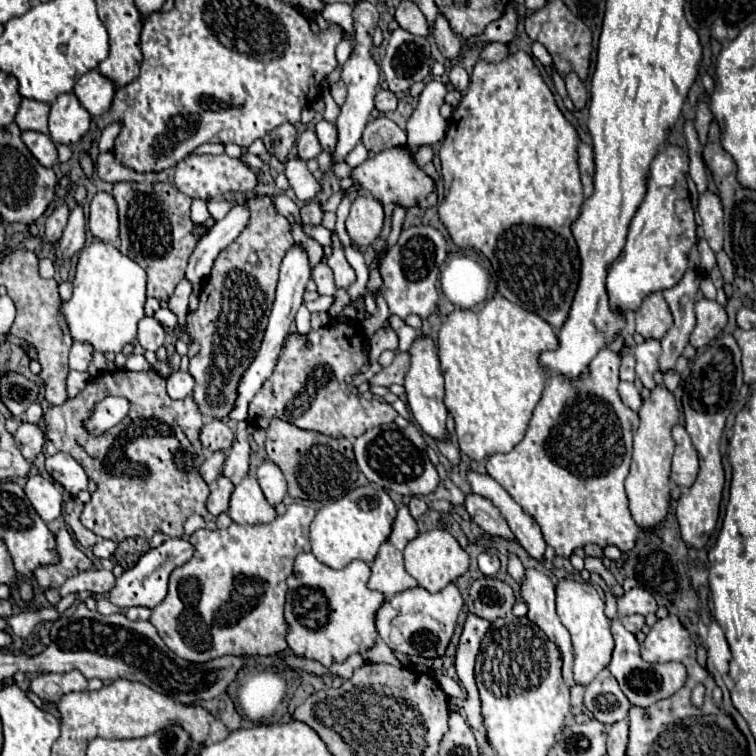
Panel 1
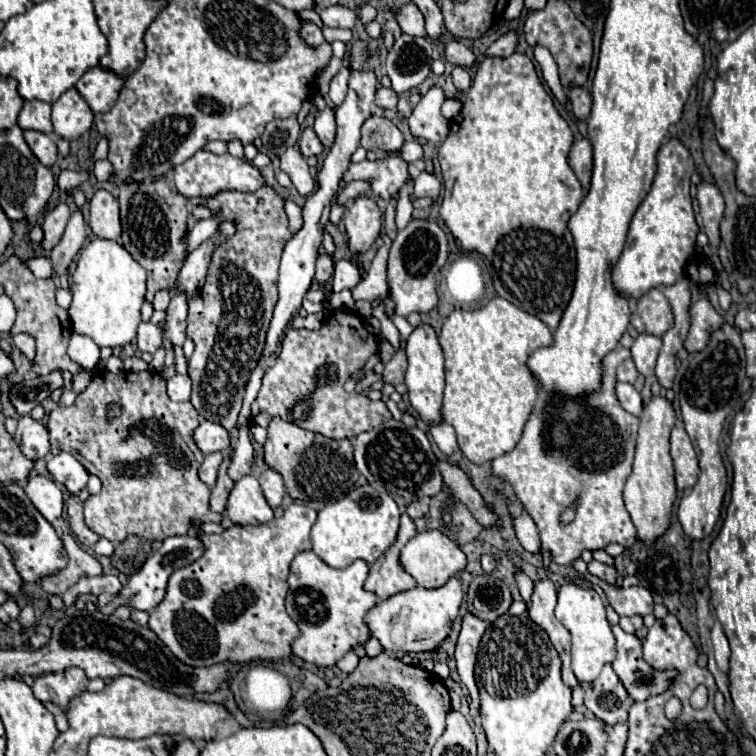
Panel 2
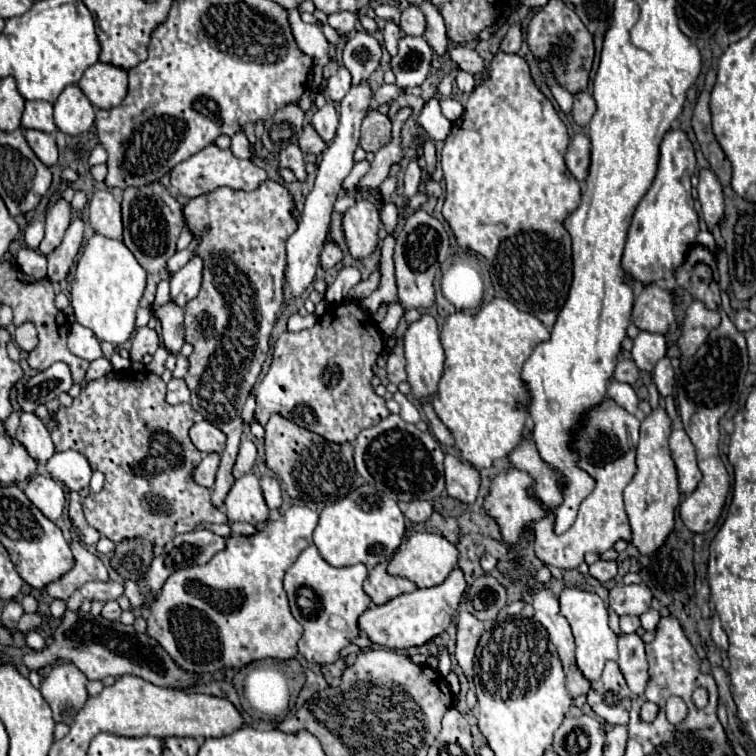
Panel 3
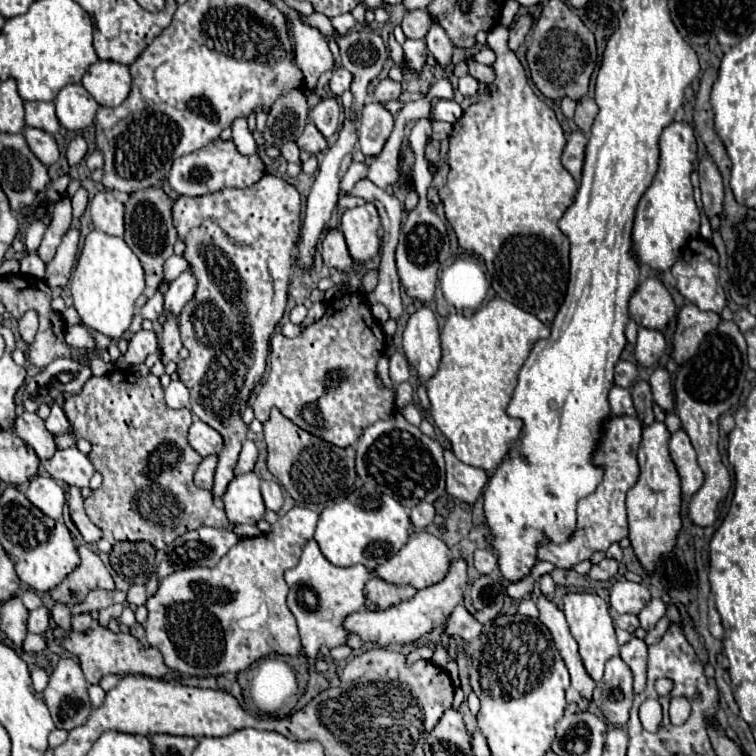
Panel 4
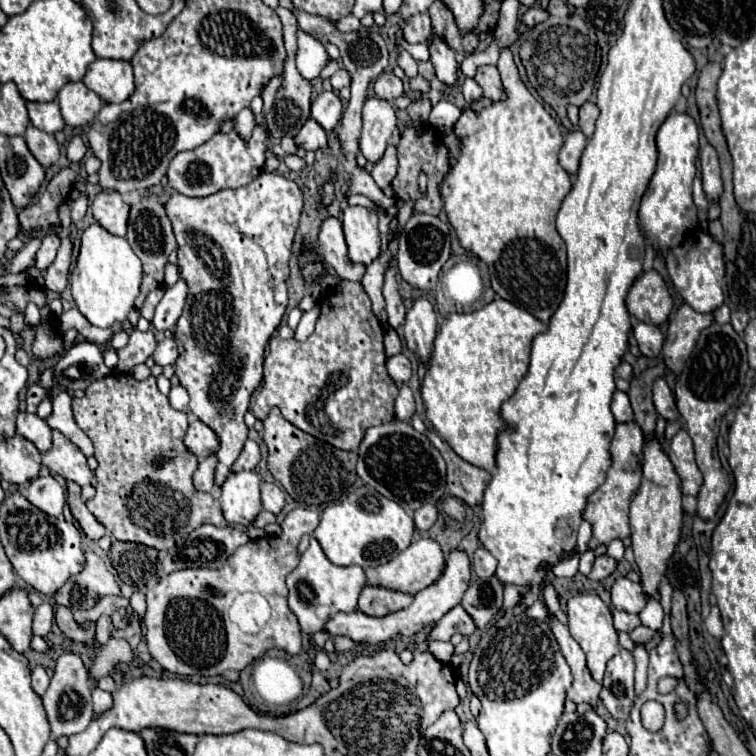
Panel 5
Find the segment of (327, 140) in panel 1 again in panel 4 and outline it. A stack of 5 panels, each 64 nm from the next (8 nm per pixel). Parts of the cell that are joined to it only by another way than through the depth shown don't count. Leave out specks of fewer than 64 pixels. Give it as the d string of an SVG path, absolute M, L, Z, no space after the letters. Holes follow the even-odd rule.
M322 98L312 110L310 120L324 138L332 138L340 128L340 104L336 98Z

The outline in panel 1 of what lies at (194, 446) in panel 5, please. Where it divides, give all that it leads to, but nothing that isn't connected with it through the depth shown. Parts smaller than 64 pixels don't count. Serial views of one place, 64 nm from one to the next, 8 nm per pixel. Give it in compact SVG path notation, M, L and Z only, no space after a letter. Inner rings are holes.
M214 420L214 422L210 422L202 428L200 440L202 440L202 446L210 448L212 452L216 452L216 450L226 452L226 450L230 450L230 446L234 442L234 434L232 434L232 430L228 428L226 422Z

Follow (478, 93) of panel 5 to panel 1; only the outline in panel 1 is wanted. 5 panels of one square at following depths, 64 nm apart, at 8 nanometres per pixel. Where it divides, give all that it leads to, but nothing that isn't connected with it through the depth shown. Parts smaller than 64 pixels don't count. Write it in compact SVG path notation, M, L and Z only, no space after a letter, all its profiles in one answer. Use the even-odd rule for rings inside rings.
M456 64L456 66L452 66L452 70L450 70L450 82L452 82L452 86L454 86L458 92L464 92L464 90L468 88L470 76L468 76L468 72L466 72L460 64Z

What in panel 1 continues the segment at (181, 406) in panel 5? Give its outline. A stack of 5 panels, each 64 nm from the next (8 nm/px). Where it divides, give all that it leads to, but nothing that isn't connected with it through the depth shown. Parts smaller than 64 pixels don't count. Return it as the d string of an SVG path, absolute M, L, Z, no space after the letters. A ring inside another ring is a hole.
M174 372L167 382L167 392L170 398L174 400L180 400L180 398L186 398L194 392L194 378L188 374L188 372Z

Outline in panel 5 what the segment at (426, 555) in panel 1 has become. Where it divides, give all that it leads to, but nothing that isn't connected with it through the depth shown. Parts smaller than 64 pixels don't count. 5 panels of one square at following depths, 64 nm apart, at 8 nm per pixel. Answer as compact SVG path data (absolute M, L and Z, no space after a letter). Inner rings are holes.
M418 538L406 550L402 550L394 560L390 560L388 564L368 568L366 576L368 576L368 584L416 594L416 592L424 590L426 586L430 586L432 582L436 582L440 578L442 570L444 570L444 552L442 552L440 544L432 538Z

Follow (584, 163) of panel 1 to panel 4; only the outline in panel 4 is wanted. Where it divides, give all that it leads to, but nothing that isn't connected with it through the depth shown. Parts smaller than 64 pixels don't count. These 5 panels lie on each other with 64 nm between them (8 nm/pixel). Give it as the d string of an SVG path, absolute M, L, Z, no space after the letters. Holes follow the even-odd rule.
M578 130L578 132L572 132L572 136L568 138L568 144L566 144L566 148L564 148L564 154L562 154L562 164L564 164L564 168L574 176L576 182L578 182L580 176L582 176L586 142L588 142L588 138L586 138L580 130Z

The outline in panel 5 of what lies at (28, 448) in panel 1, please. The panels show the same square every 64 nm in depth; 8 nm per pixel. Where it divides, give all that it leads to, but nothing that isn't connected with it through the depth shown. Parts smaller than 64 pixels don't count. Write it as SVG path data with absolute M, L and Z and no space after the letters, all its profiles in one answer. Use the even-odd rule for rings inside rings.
M20 412L16 420L16 432L30 440L40 452L48 452L52 444L52 430L38 414Z

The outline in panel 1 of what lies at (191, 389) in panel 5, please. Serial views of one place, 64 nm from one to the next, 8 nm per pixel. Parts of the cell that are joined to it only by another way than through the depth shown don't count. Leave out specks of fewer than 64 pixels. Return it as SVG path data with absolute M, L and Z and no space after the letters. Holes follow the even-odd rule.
M268 196L248 200L252 210L246 230L218 254L210 280L200 292L200 306L188 316L188 334L200 342L200 352L190 360L196 380L194 400L202 414L226 418L236 400L236 388L254 360L274 302L278 268L286 248L294 246L292 226L270 204ZM220 476L218 478L218 488L210 494L210 498L206 502L206 508L208 508L208 512L212 516L218 516L222 512L228 512L228 502L230 502L232 490L234 490L234 484L228 478Z

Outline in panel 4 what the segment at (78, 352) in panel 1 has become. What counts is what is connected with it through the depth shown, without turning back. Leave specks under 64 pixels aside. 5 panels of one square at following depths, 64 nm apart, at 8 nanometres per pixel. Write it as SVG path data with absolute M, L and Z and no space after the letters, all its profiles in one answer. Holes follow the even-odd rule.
M70 326L66 332L66 342L76 350L84 350L90 342L90 332L84 326Z

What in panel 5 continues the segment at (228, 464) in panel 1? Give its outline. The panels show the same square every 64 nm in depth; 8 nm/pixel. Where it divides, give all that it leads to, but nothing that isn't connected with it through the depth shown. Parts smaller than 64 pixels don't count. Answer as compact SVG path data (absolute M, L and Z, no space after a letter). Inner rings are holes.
M246 440L236 464L232 466L234 472L242 472L242 470L254 470L256 464L260 462L260 450L258 444L254 440Z

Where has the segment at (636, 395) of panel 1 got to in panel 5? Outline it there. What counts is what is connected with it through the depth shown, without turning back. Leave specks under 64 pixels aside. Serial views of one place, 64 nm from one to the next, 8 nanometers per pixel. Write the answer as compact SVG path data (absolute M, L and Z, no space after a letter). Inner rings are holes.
M616 390L612 396L612 414L616 422L630 422L632 420L632 406L628 400L628 394L622 390Z

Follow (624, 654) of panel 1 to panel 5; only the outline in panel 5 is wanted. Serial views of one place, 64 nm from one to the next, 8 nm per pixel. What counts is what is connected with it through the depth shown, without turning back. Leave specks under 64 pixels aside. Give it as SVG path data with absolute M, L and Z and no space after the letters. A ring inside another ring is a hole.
M634 644L632 650L634 656L634 664L636 664L636 694L642 694L646 690L646 670L648 670L648 652L644 648L644 644Z

